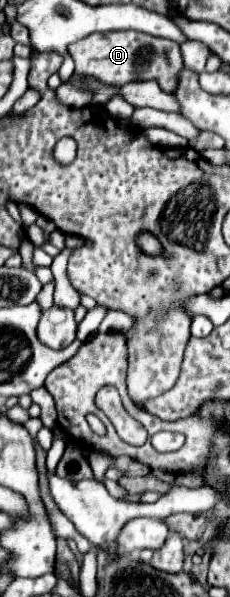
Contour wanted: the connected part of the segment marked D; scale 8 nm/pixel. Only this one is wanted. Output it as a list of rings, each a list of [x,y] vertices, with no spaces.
[[[136,30],[90,34],[88,38],[70,44],[68,52],[76,64],[74,74],[78,78],[96,78],[106,86],[124,86],[134,80],[156,80],[164,92],[172,94],[176,90],[180,70],[184,68],[180,44]]]

